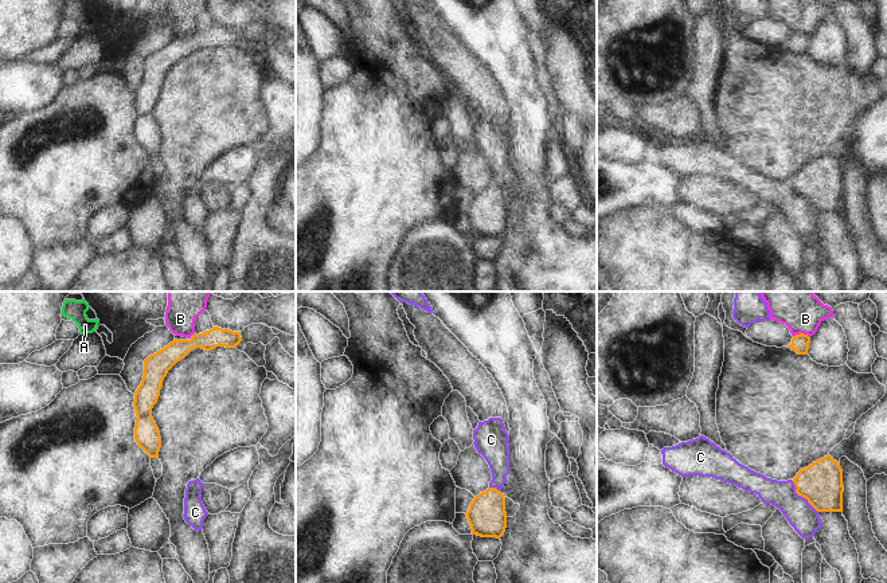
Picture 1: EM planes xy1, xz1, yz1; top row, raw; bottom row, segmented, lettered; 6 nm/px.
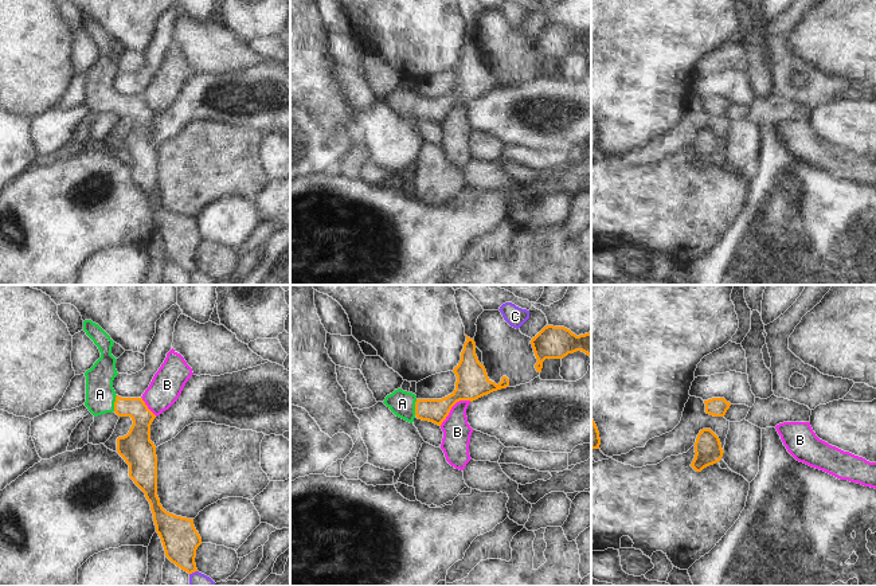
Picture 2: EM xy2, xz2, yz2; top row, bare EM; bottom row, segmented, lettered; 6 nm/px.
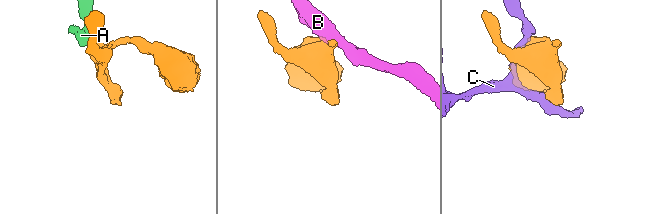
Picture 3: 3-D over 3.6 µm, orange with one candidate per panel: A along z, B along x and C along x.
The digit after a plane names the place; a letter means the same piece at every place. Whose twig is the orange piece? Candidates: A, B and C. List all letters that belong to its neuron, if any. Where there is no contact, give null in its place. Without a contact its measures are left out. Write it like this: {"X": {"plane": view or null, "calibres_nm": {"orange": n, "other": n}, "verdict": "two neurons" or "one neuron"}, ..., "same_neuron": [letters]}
{"A": {"plane": "xy2", "calibres_nm": {"orange": 140, "other": 180}, "verdict": "one neuron"}, "B": {"plane": "xz2", "calibres_nm": {"orange": 190, "other": 170}, "verdict": "two neurons"}, "C": {"plane": "yz1", "calibres_nm": {"orange": 260, "other": 170}, "verdict": "two neurons"}, "same_neuron": ["A"]}

